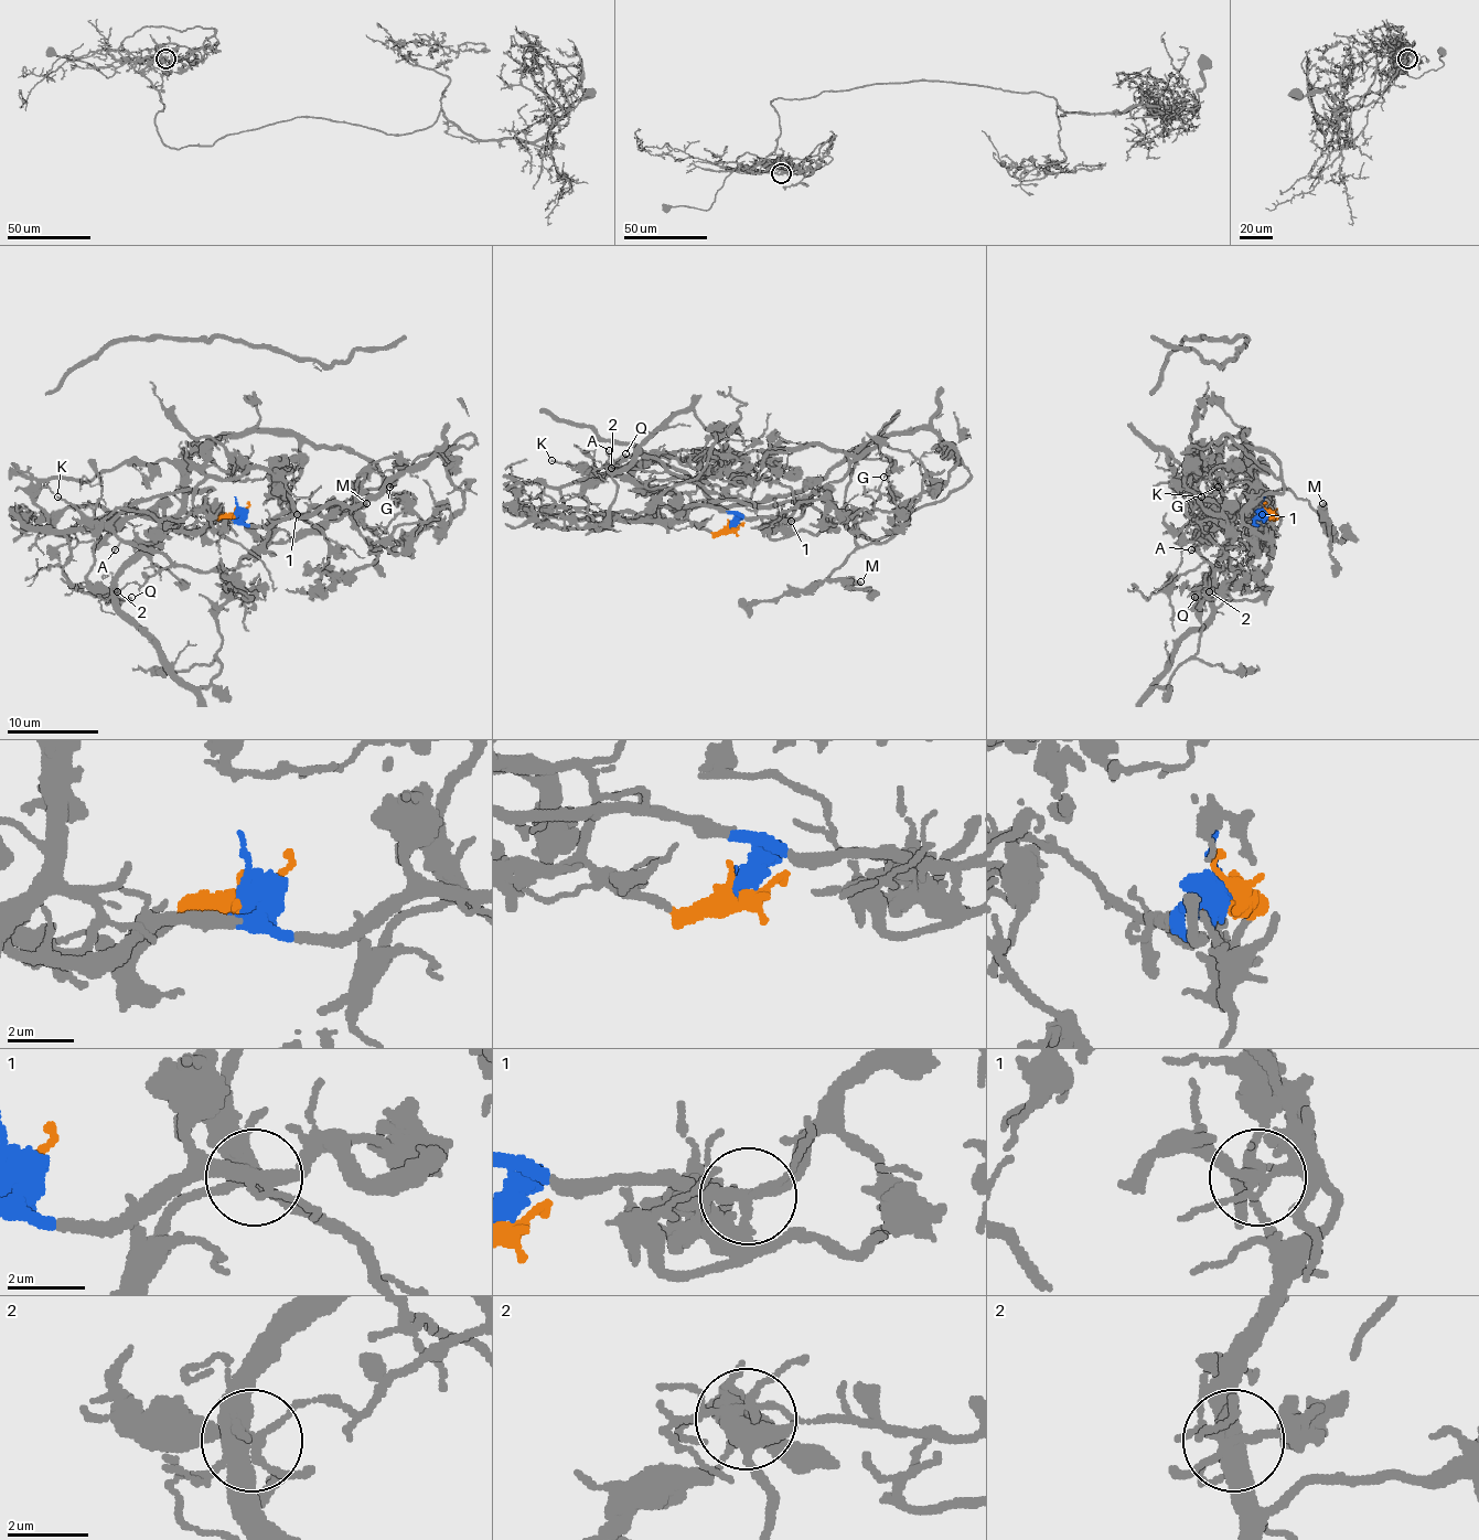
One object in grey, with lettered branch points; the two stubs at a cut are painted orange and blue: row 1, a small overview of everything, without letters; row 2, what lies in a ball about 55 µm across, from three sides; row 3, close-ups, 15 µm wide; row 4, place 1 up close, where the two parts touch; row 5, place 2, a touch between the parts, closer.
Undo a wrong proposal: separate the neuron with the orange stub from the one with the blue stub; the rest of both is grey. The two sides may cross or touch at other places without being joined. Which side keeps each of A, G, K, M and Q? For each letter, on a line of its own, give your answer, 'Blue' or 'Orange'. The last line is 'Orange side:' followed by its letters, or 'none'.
A: Blue
G: Blue
K: Blue
M: Orange
Q: Blue
Orange side: M

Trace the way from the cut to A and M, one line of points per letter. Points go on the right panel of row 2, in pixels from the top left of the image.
A: (1268, 514), (1246, 531), (1249, 514), (1262, 508), (1243, 542), (1217, 528), (1191, 548)
M: (1268, 514), (1262, 531), (1234, 510), (1246, 432), (1232, 446), (1262, 446), (1285, 487), (1324, 503)

